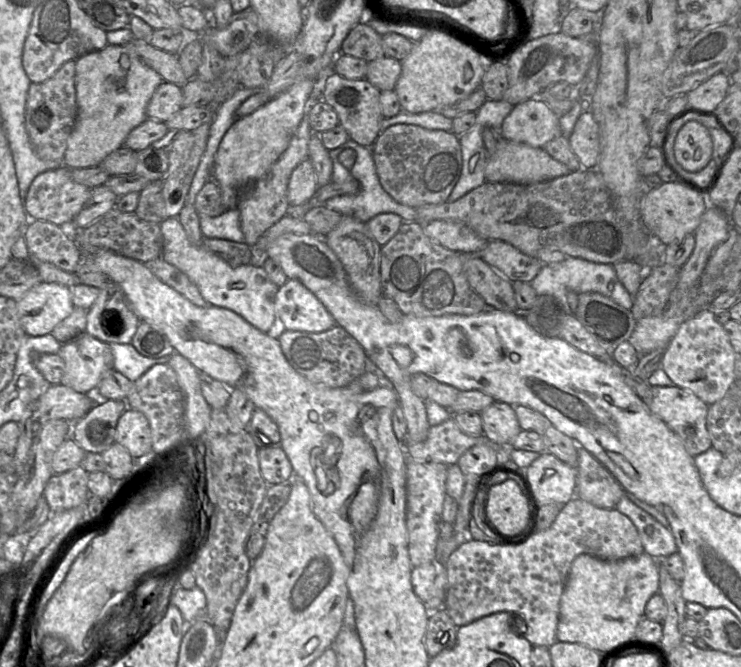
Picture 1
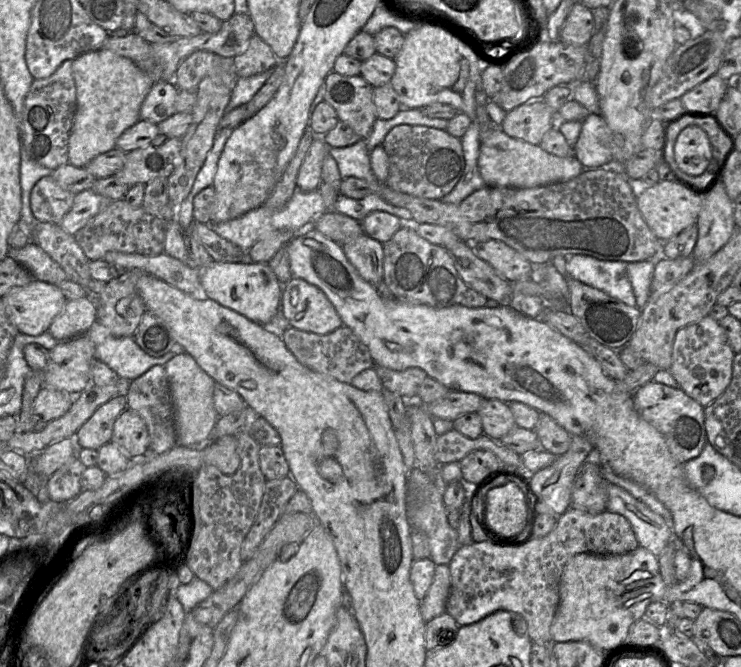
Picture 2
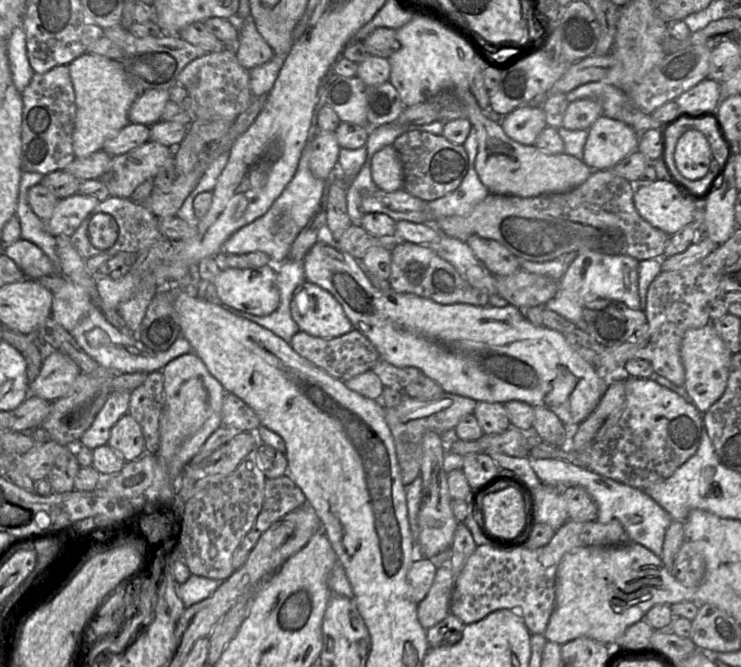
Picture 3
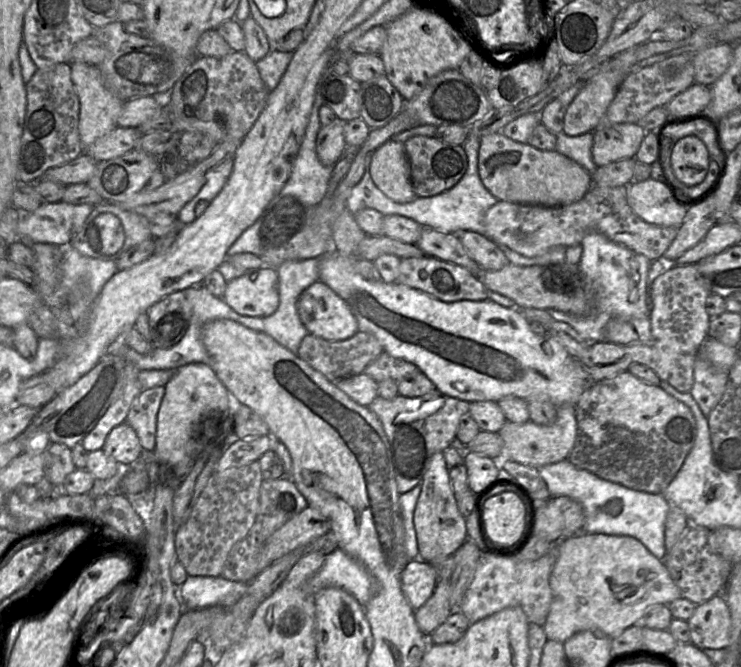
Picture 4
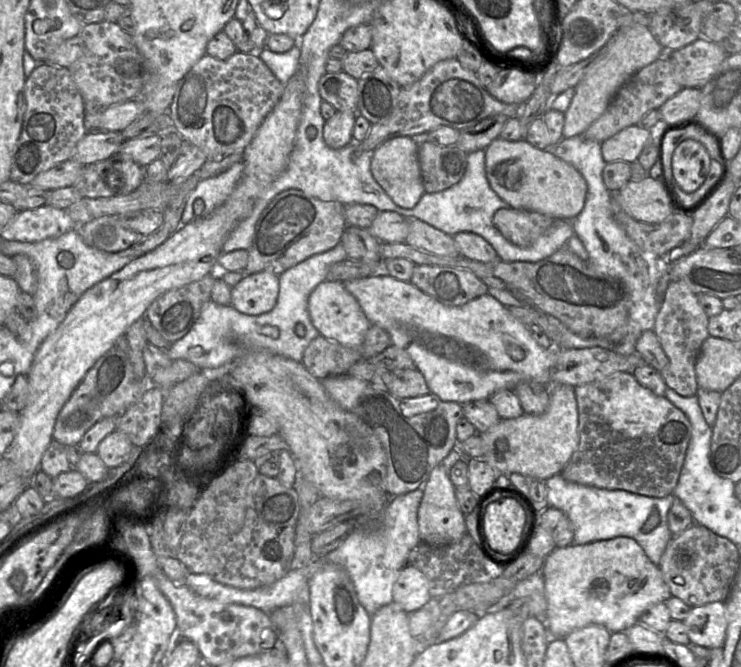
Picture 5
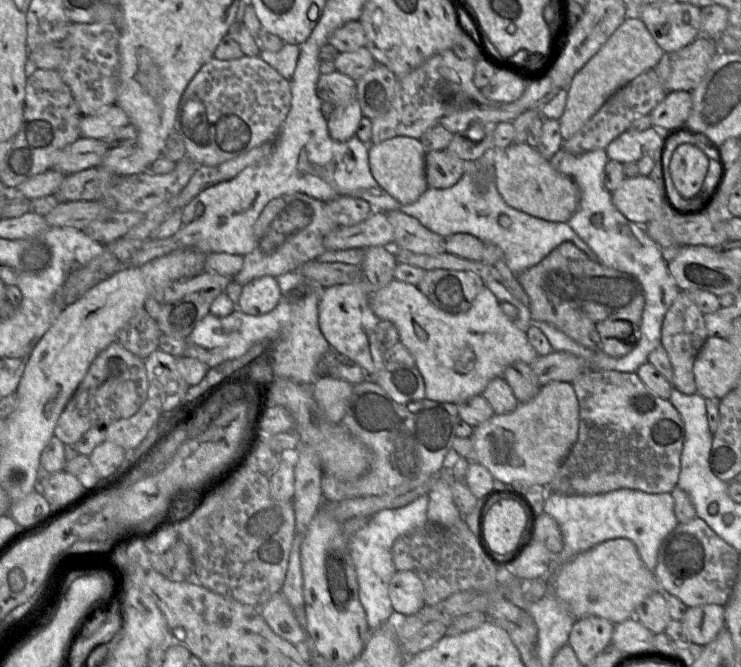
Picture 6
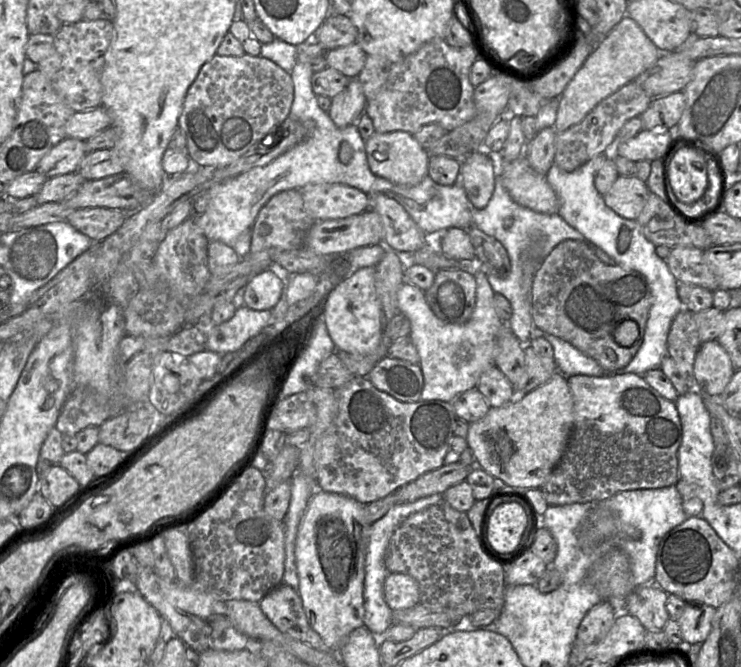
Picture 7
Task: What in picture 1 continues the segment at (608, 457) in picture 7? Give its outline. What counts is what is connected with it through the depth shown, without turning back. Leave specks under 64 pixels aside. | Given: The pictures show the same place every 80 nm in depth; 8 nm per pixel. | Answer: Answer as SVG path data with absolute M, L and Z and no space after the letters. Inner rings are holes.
M654 386L650 400L644 402L678 436L690 456L695 457L712 447L706 426L709 405L695 394L678 386Z

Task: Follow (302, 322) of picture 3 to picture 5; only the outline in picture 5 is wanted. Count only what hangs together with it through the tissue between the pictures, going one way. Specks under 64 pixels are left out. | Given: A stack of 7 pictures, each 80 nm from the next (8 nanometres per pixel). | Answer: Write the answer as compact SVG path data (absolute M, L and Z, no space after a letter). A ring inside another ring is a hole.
M330 280L321 282L309 296L308 311L320 335L348 348L359 349L367 331L372 326L356 298L346 290L341 282Z

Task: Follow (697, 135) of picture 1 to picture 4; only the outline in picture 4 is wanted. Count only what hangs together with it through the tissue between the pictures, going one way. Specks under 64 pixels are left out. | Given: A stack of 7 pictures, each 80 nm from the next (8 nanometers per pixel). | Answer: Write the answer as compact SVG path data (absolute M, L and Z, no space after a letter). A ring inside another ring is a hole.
M690 135L679 139L671 153L671 167L668 159L664 159L667 179L685 199L687 189L700 184L709 171L710 155L707 146L697 136Z

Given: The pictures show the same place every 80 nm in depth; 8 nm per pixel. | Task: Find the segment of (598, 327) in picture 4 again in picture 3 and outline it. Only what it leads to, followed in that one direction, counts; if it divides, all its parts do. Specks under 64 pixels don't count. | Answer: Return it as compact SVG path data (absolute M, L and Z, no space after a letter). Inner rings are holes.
M595 251L578 253L559 281L555 296L545 303L548 310L560 314L578 328L581 328L583 304L587 301L603 298L622 302L632 310L640 310L639 261L637 259L624 255L606 255Z

